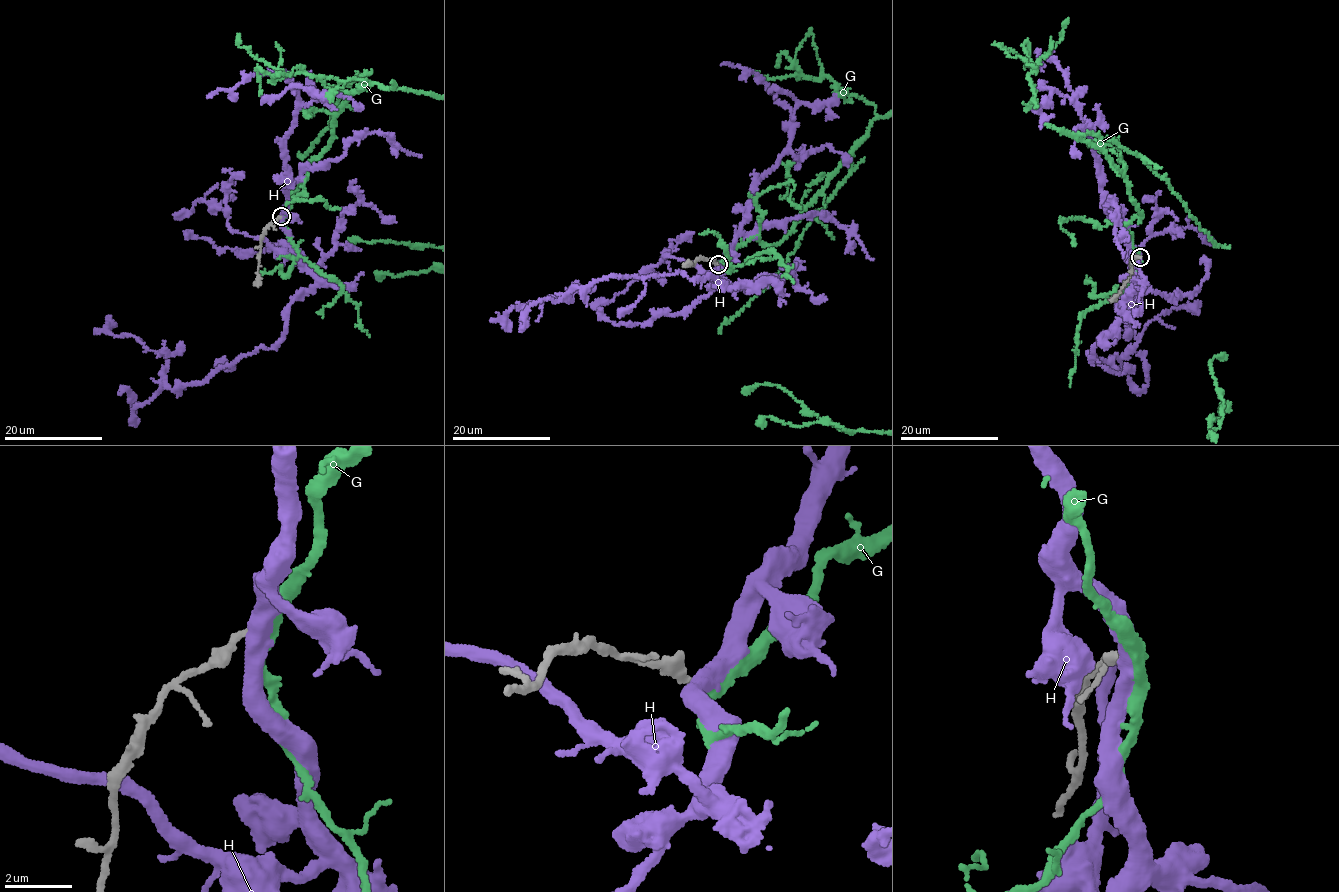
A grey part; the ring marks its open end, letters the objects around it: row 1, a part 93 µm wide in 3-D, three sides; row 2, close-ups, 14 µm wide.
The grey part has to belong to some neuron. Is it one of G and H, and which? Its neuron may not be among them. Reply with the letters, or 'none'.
G

